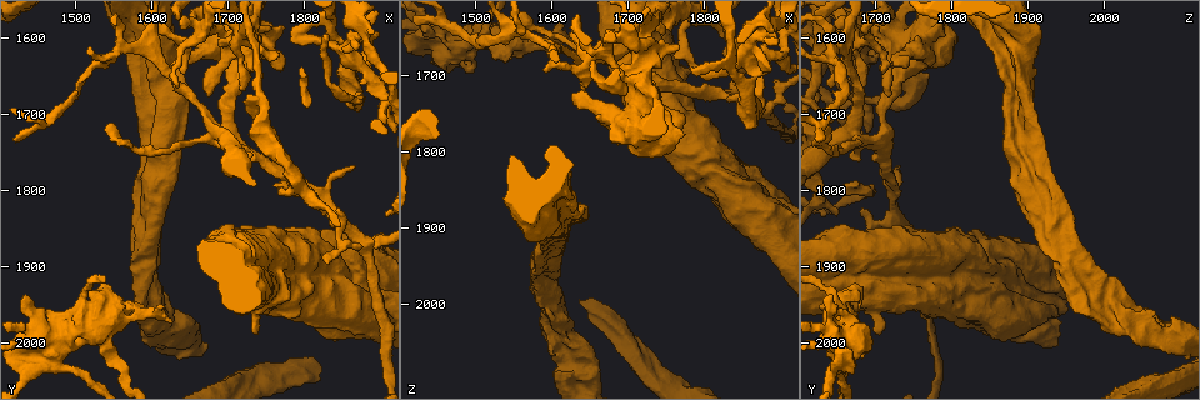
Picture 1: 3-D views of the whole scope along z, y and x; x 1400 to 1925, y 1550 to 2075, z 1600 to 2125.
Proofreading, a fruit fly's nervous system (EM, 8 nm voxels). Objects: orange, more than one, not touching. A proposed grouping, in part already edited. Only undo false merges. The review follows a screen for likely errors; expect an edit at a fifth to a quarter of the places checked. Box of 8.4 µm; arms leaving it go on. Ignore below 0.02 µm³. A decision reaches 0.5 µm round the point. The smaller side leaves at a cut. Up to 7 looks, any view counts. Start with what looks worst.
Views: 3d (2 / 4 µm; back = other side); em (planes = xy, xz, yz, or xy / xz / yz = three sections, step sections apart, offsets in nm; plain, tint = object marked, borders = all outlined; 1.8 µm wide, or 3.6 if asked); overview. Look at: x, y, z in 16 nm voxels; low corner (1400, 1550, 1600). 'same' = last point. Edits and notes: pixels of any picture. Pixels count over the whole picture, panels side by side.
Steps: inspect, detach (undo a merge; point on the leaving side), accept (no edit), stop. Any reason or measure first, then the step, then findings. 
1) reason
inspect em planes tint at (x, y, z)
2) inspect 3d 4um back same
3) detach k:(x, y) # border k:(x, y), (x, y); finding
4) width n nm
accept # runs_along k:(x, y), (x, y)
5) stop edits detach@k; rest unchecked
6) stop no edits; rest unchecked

inspect 3d 4um at (1845, 1615, 1685)

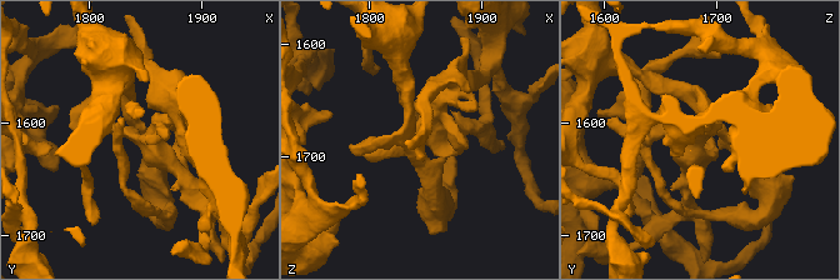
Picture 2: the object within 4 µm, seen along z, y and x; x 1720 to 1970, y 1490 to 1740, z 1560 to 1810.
need the tissue
inspect em planes tint at (1842, 1614, 1684)

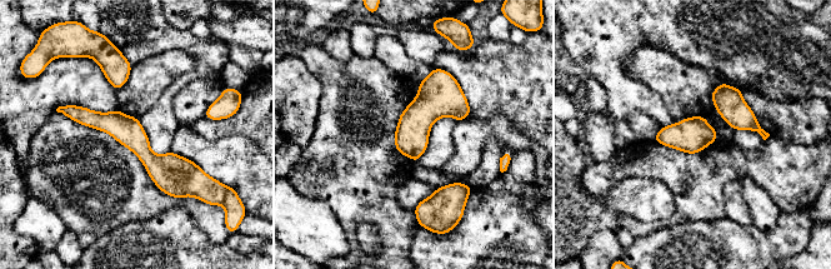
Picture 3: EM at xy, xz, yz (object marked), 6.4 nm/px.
accept # runs_along 3:(66, 108), (198, 178); all the same cell

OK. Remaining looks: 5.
sharp bend
inspect 3d 4um back at (1720, 1610, 1745)

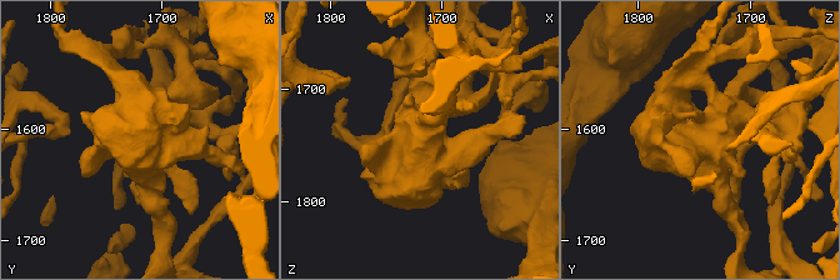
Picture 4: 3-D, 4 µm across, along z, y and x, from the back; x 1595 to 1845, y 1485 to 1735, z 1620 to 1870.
inspect em 3.6um planes tint same

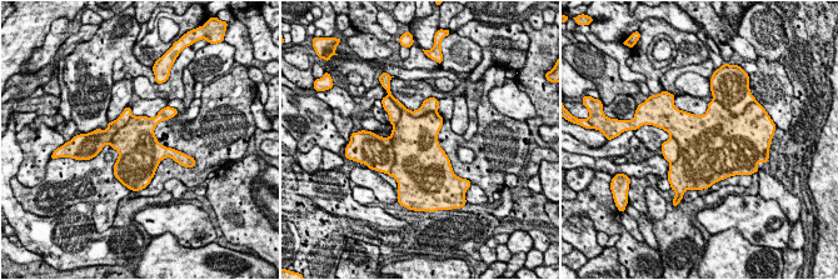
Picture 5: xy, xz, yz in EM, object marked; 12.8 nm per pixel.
detach 5:(412, 149) # border 5:(389, 138), (394, 155), (390, 170); two cells meet here

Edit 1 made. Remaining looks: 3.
inspect overview

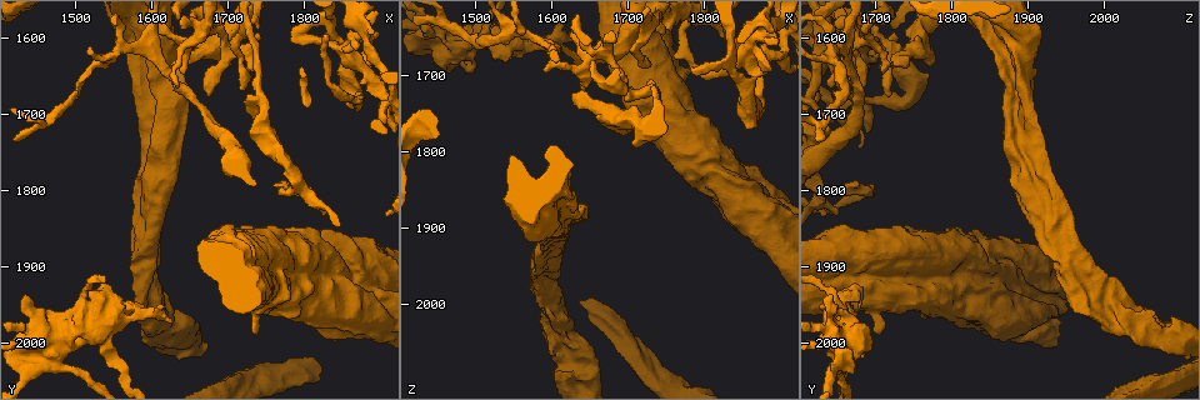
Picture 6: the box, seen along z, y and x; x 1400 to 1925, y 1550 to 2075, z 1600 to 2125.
thick turns thin
inspect em planes tint at (1440, 2040, 1640)

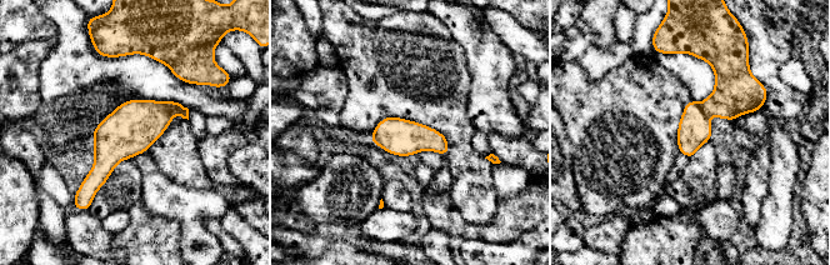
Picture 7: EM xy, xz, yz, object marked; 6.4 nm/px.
detach 7:(694, 130) # border 7:(700, 104), (706, 115); a second cell is stuck on

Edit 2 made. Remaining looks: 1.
stop edits detach@5, detach@7; rest unchecked

